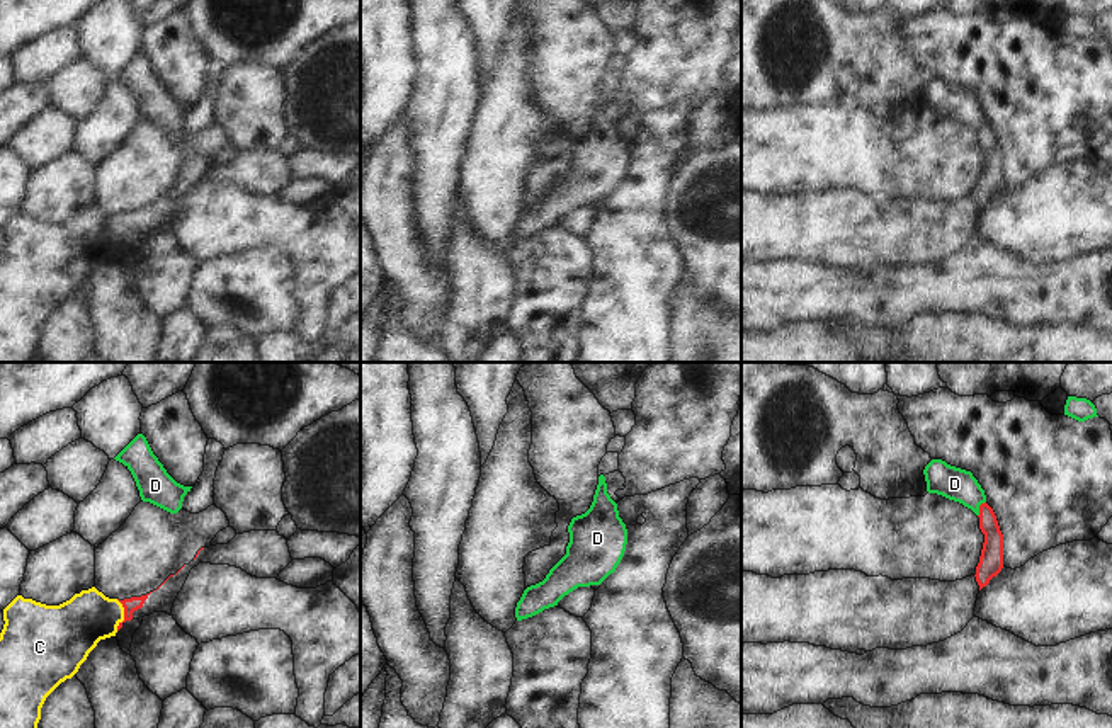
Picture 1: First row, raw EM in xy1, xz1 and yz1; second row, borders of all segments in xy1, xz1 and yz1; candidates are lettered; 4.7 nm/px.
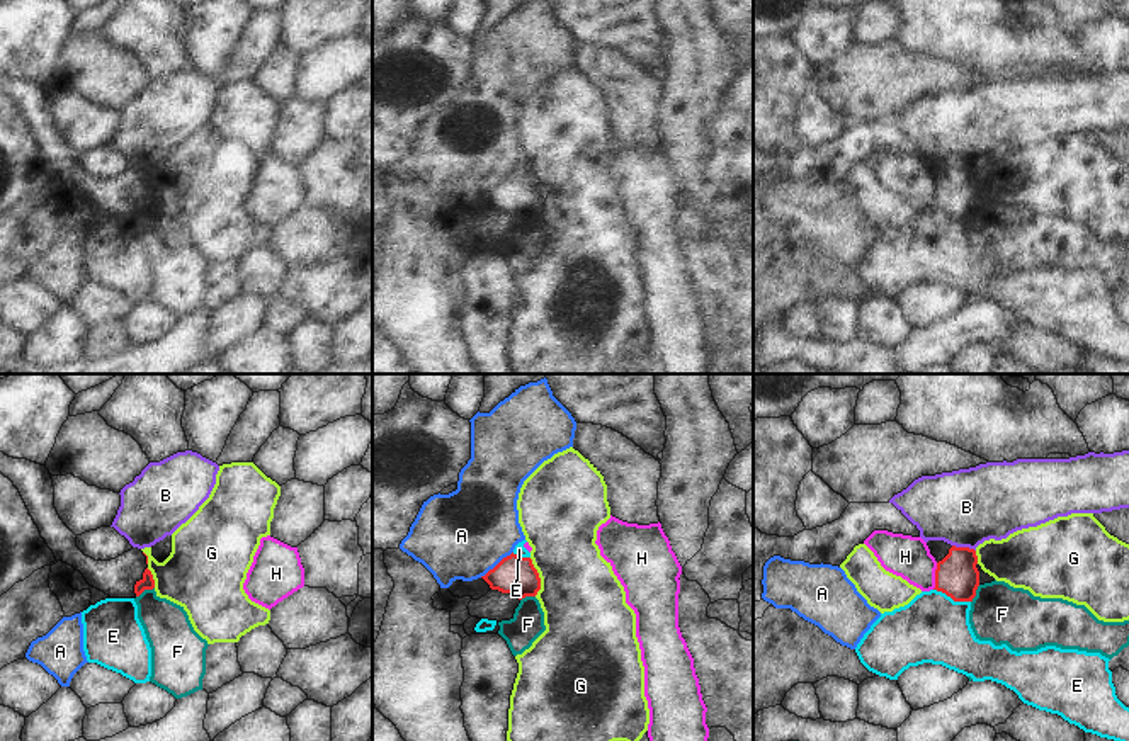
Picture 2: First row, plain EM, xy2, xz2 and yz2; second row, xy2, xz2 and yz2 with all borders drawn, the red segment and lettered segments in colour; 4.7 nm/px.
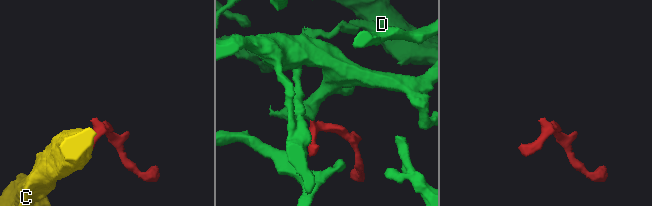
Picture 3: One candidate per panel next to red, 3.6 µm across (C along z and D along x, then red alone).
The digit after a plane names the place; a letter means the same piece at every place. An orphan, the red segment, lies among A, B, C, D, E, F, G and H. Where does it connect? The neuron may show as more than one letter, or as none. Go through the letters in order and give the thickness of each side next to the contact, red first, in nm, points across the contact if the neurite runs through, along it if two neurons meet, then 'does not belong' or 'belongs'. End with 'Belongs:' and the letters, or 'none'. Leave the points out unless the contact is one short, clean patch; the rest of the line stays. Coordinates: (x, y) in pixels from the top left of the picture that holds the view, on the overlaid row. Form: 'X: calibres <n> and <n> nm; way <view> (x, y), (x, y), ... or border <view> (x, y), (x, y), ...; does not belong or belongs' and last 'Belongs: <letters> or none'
A: calibres 180 and 420 nm; border xz2 (512, 551), (480, 576); does not belong
B: calibres 200 and 360 nm; does not belong
C: calibres 70 and 260 nm; border xy1 (116, 599), (123, 608), (123, 621), (118, 630); does not belong
D: calibres 110 and 160 nm; way yz1 (992, 555), (992, 529), (980, 509), (954, 483); belongs
E: calibres 200 and 320 nm; border yz2 (934, 588), (954, 600), (970, 602); does not belong
F: calibres 60 and 220 nm; border xy2 (153, 587), (136, 597); does not belong
G: calibres 180 and 400 nm; border xz2 (529, 558), (539, 578), (536, 595); does not belong
H: calibres 200 and 200 nm; border yz2 (937, 563), (932, 588); does not belong
Belongs: D

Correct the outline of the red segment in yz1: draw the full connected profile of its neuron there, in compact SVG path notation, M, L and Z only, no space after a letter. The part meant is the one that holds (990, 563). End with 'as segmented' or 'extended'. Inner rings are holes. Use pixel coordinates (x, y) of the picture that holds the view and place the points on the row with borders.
M932 459L925 469L927 492L942 495L971 509L979 517L984 543L976 566L979 590L990 583L1003 568L1003 534L986 495L971 471Z | extended

